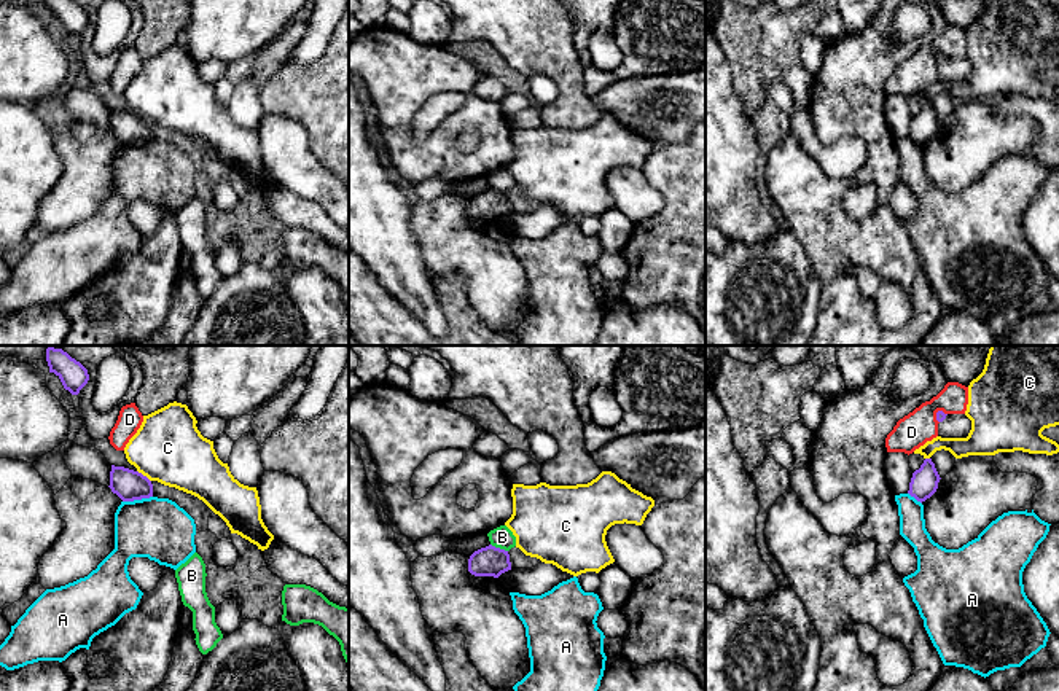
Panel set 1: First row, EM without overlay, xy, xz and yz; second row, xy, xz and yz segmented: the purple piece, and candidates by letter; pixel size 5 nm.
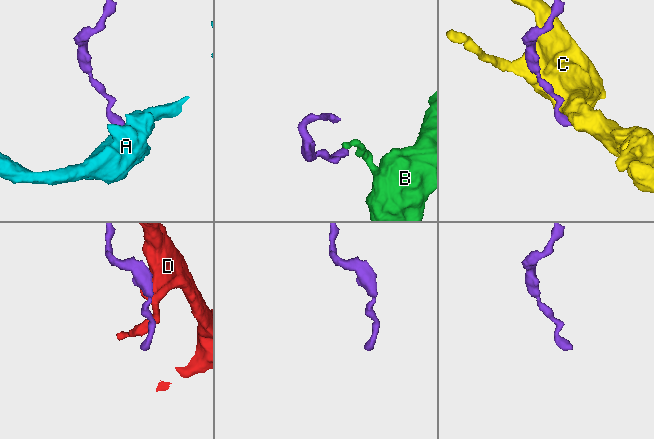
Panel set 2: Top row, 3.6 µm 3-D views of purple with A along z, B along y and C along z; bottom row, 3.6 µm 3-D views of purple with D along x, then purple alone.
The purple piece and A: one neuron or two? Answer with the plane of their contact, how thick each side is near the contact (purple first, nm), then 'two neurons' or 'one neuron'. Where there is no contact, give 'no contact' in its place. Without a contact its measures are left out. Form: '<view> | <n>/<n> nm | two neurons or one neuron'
xy | 160/300 nm | two neurons

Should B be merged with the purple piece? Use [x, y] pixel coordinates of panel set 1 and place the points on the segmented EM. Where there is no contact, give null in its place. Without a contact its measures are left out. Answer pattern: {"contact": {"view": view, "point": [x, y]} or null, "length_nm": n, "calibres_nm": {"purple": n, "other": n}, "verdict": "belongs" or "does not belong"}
{"contact": {"view": "xz", "point": [499, 548]}, "length_nm": 100, "calibres_nm": {"purple": 150, "other": 110}, "verdict": "does not belong"}

